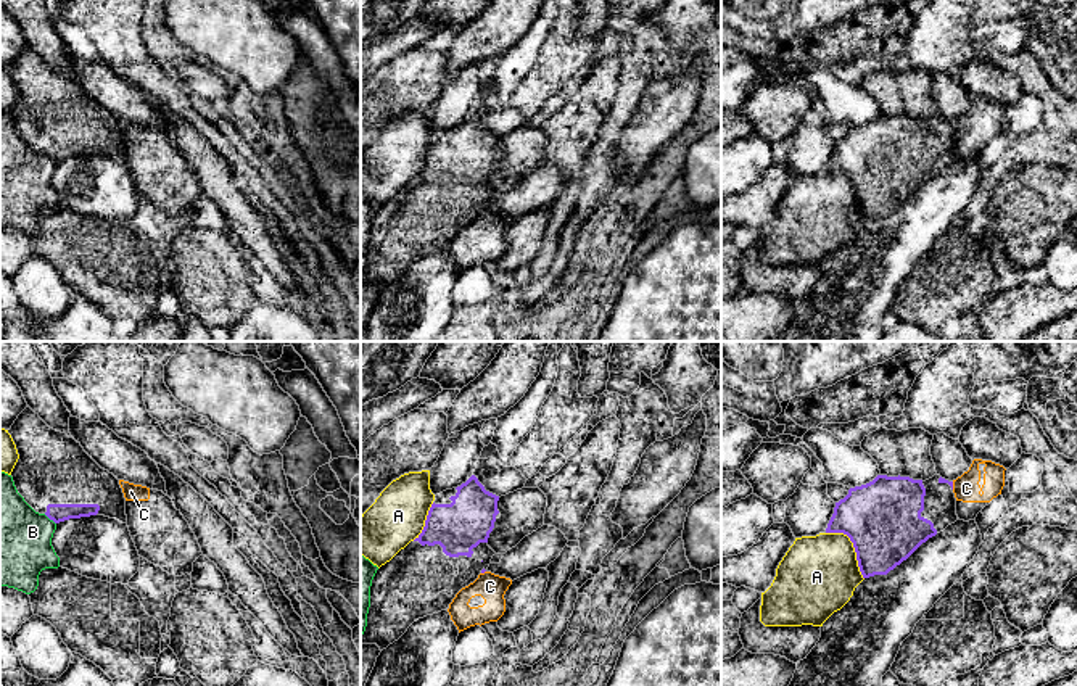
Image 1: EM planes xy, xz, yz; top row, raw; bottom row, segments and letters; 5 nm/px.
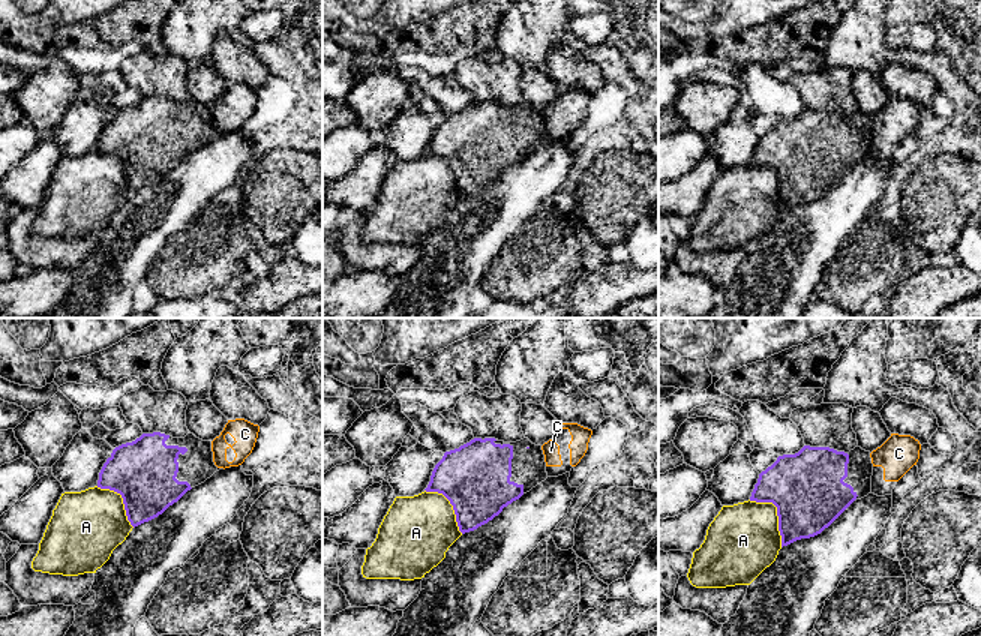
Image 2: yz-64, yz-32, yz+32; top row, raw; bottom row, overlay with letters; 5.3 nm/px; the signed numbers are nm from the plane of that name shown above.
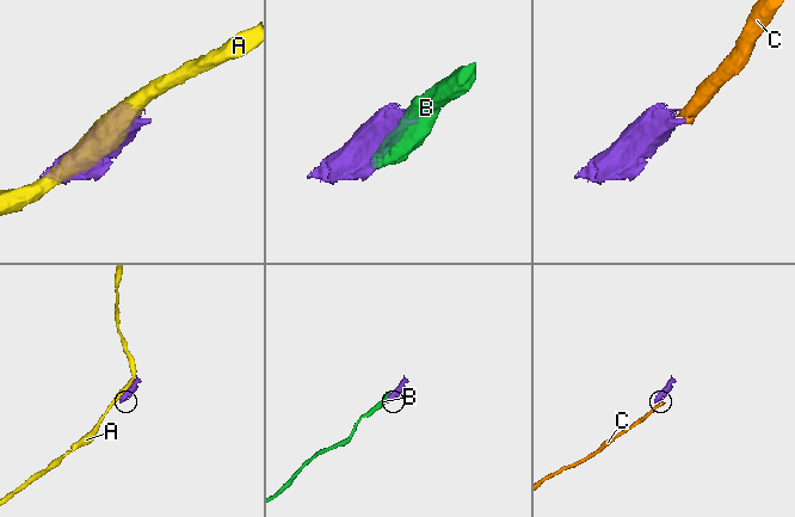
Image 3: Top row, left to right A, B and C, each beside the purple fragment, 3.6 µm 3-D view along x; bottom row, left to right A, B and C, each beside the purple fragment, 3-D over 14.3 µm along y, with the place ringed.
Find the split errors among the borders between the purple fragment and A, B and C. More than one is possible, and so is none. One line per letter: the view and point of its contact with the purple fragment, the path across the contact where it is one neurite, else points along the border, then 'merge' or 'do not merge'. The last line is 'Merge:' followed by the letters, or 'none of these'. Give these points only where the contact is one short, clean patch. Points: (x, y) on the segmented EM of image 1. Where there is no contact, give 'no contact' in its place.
A: contact yz (854, 546); do not merge
B: contact xy (50, 519); border xy (44, 514), (55, 524); do not merge
C: contact yz (952, 485); border yz (952, 482), (953, 488); do not merge
Merge: none of these

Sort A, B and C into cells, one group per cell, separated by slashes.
A / B / C

